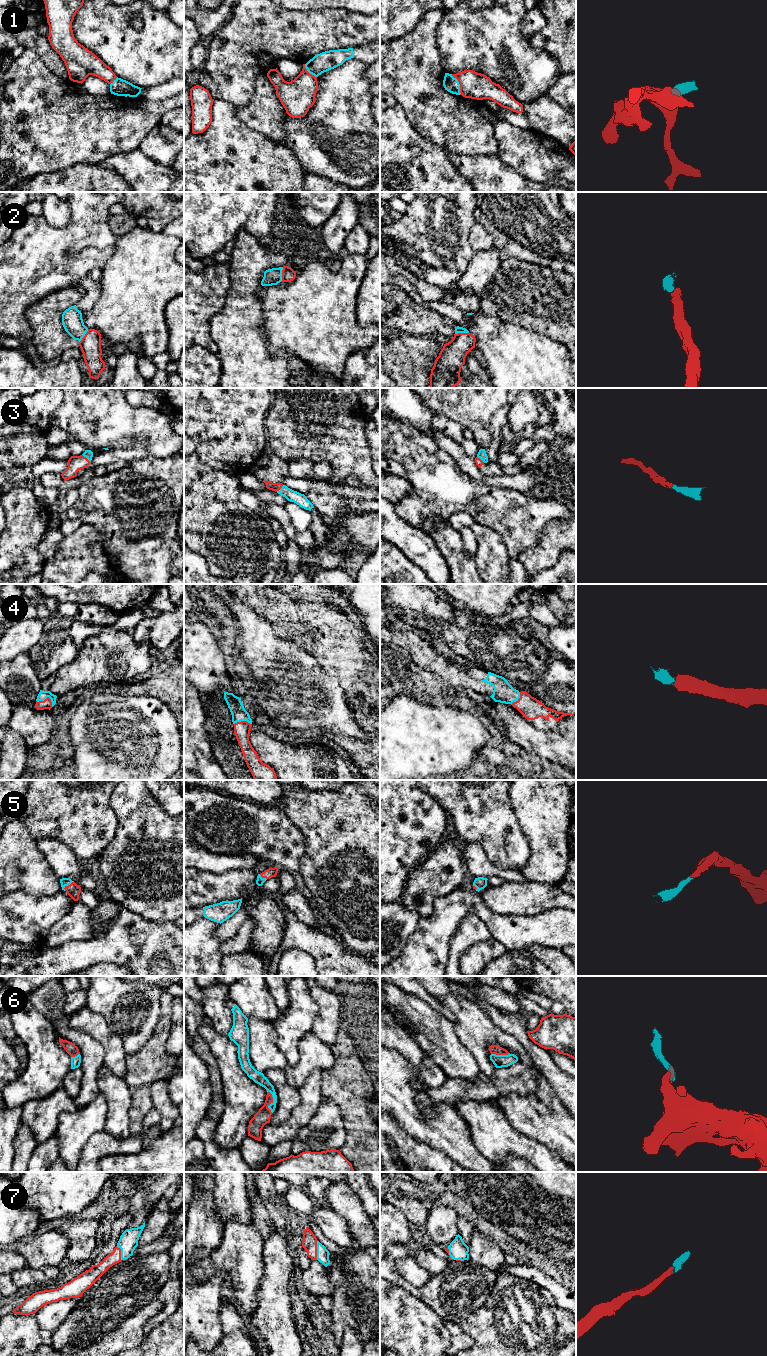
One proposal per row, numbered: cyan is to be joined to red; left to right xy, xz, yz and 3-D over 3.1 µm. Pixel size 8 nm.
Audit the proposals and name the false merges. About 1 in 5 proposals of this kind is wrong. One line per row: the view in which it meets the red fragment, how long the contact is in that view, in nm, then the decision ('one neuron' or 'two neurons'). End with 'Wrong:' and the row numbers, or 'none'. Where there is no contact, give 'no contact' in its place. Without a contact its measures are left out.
1: meets red in yz; contact 180 nm long; two neurons
2: meets red in xz; contact 120 nm long; one neuron
3: meets red in xy; contact 90 nm long; one neuron
4: meets red in xy; contact 130 nm long; one neuron
5: meets red in xy; contact 110 nm long; one neuron
6: meets red in xz; contact 180 nm long; one neuron
7: meets red in xz; contact 160 nm long; one neuron
Wrong: 1

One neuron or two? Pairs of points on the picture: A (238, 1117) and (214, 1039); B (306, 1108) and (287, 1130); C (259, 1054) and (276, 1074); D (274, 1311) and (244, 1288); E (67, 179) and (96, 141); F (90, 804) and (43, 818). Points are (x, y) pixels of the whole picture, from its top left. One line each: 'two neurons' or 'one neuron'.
A: one neuron
B: one neuron
C: two neurons
D: two neurons
E: two neurons
F: one neuron

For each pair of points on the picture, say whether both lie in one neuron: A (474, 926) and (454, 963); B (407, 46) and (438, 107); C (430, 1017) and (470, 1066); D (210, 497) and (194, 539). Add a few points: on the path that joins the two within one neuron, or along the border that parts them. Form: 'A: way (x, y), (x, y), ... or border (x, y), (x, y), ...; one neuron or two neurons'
A: way (467, 935), (458, 945), (455, 954); one neuron
B: way (413, 61), (418, 74), (418, 85), (425, 92); one neuron
C: way (436, 1029), (439, 1035), (458, 1054); one neuron
D: way (202, 507), (202, 525), (198, 529); one neuron

